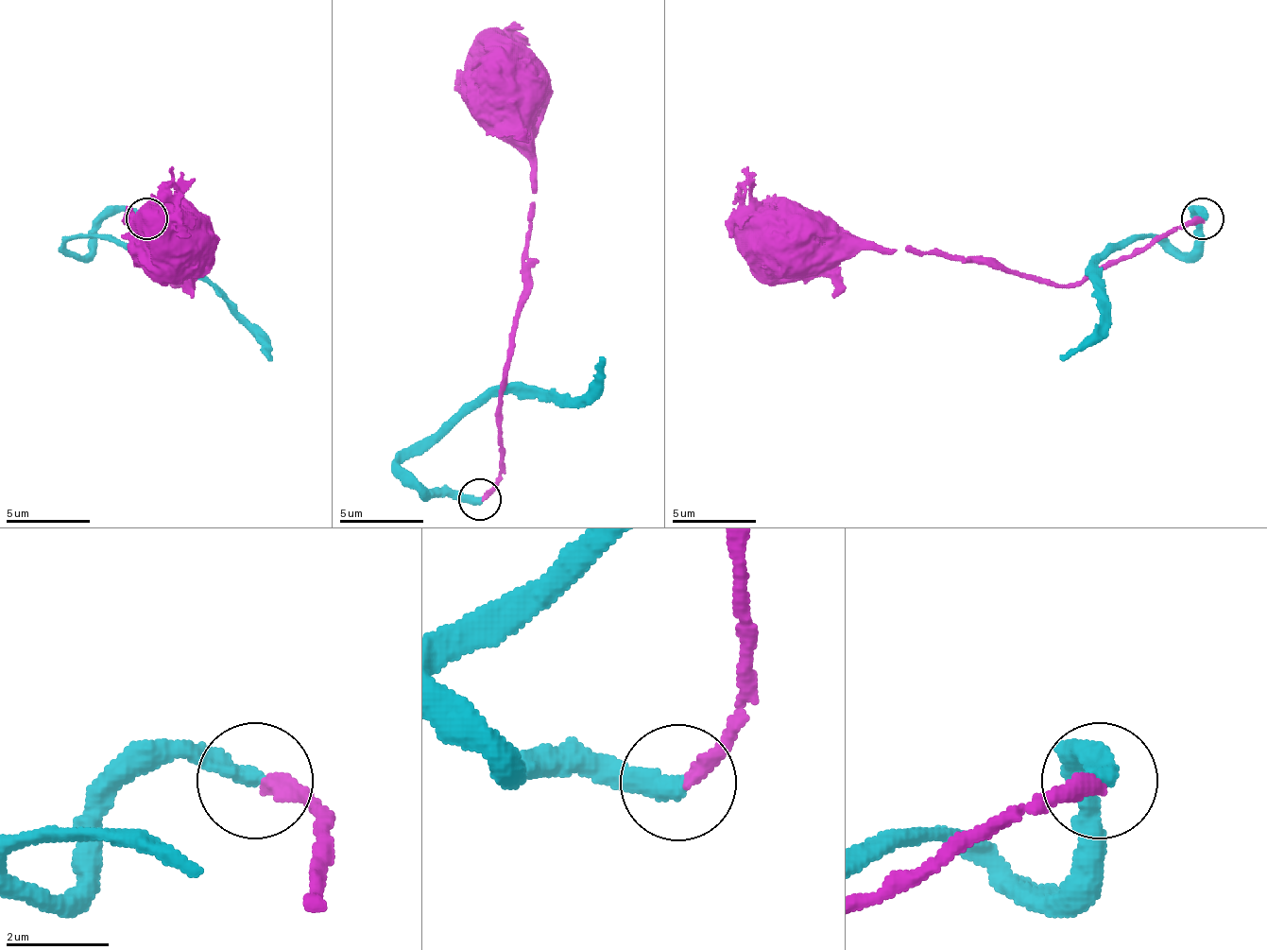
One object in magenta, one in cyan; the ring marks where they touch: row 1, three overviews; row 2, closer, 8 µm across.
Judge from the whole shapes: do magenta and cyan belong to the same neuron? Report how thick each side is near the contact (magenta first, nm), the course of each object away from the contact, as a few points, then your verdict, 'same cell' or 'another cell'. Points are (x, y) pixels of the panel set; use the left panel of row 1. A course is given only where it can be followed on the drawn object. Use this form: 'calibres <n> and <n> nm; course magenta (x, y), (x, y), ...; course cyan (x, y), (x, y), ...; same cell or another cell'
calibres 320 and 360 nm; course magenta (147, 219), (168, 232), (168, 278), (177, 286), (194, 269), (197, 245), (168, 245); course cyan (147, 219), (114, 211), (80, 257), (64, 245), (114, 236), (160, 261), (189, 266), (244, 319), (273, 362); another cell

